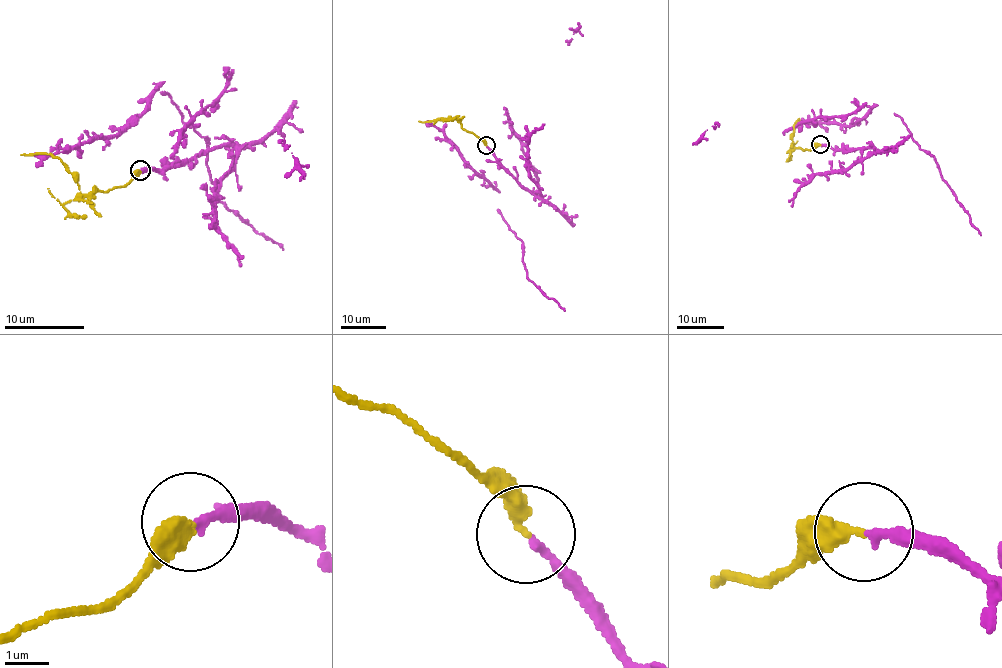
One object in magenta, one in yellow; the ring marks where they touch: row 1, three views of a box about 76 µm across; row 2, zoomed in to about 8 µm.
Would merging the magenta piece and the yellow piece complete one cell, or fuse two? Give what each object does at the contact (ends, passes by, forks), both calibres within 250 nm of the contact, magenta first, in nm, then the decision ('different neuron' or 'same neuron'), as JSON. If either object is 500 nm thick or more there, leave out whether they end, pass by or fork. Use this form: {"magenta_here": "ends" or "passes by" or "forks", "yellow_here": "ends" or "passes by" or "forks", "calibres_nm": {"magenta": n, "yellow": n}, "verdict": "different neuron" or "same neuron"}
{"magenta_here": "ends", "yellow_here": "ends", "calibres_nm": {"magenta": 190, "yellow": 340}, "verdict": "different neuron"}

